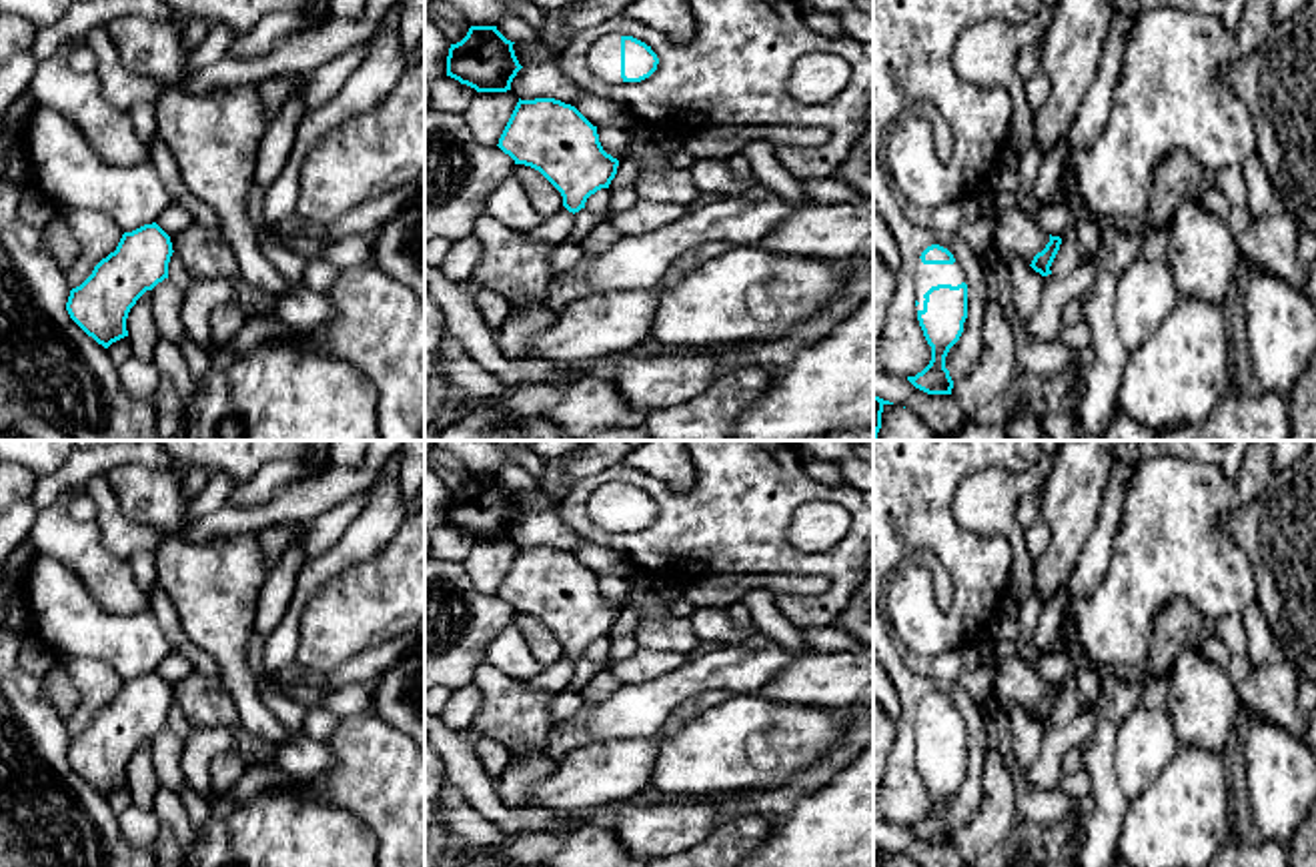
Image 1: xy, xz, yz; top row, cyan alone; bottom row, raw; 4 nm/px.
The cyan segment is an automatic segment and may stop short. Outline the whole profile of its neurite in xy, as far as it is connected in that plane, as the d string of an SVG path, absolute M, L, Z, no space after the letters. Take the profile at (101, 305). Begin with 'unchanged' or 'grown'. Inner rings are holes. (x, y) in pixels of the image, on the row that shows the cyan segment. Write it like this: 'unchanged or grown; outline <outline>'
unchanged; outline M156 222L124 232L116 250L70 290L70 318L104 348L128 336L130 308L146 290L168 278L172 252L170 236Z

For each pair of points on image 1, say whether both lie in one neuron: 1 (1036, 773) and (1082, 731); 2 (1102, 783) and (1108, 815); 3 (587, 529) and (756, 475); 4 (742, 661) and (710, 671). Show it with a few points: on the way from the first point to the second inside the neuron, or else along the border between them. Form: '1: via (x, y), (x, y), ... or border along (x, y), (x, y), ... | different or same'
1: via (1048, 761), (1070, 737) | same
2: via (1106, 791), (1108, 807) | same
3: via (629, 539), (702, 529), (714, 517) | same
4: via (734, 669), (718, 669) | same

